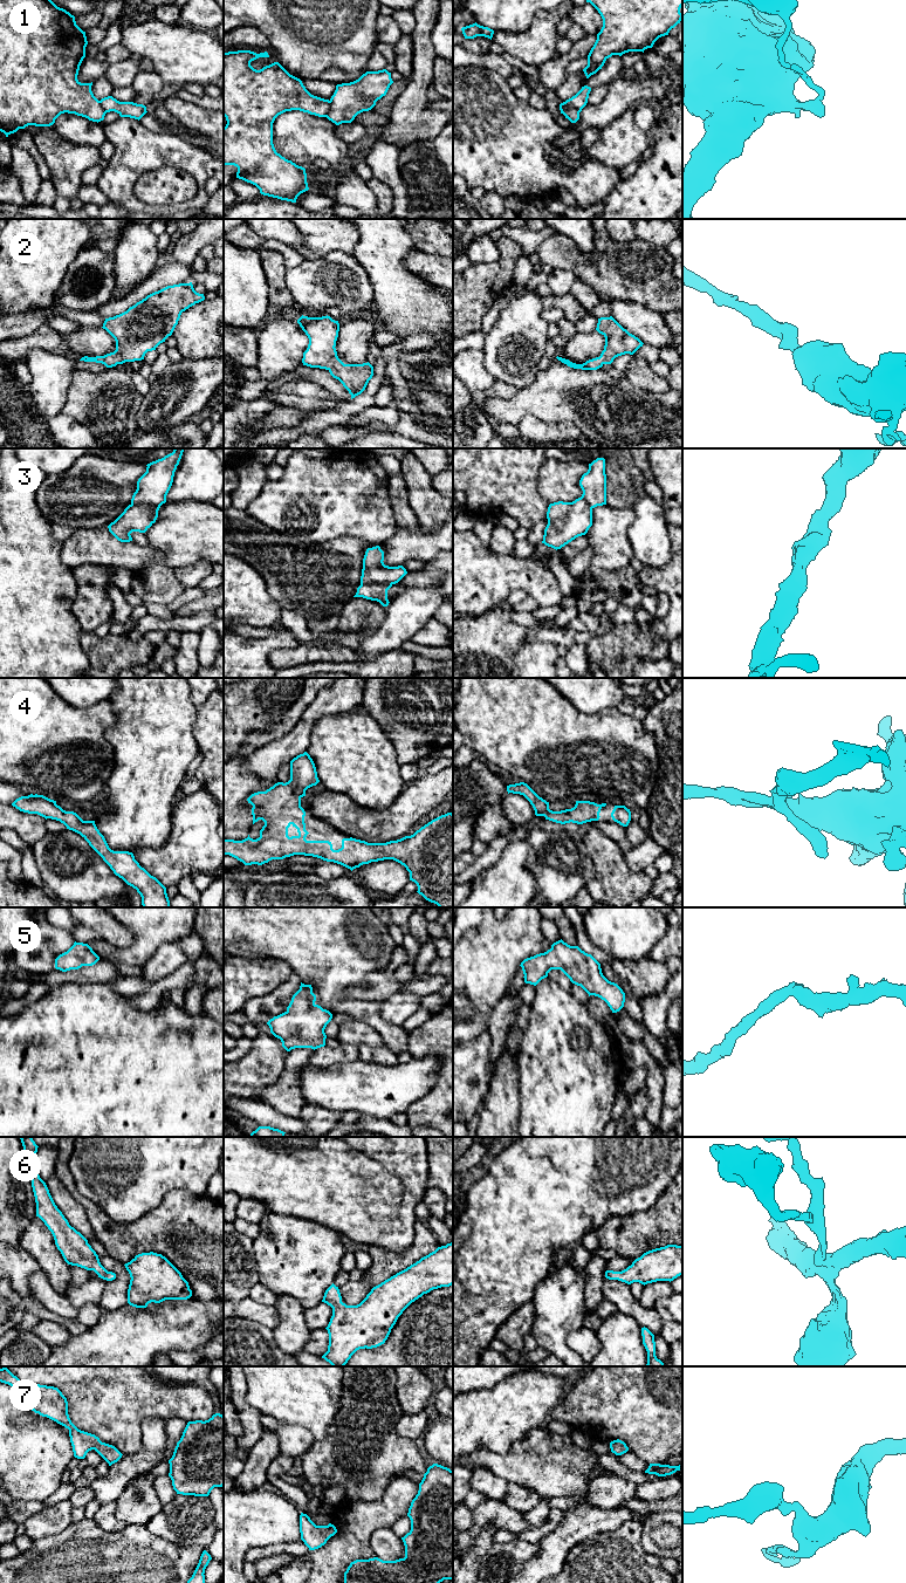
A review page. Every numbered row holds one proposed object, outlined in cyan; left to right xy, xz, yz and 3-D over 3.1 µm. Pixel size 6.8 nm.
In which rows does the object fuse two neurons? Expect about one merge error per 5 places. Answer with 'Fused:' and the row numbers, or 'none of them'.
Fused: 1

